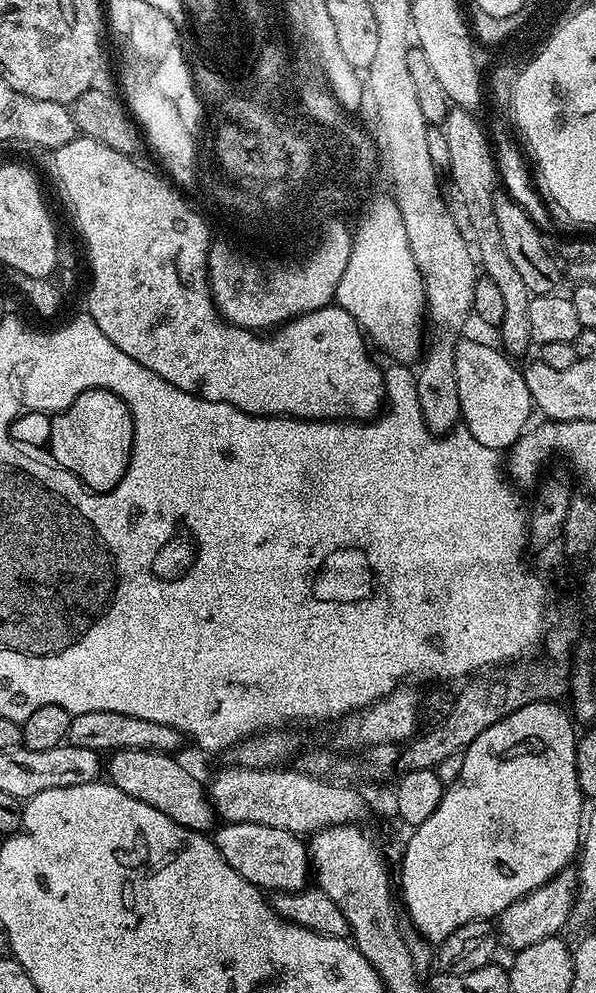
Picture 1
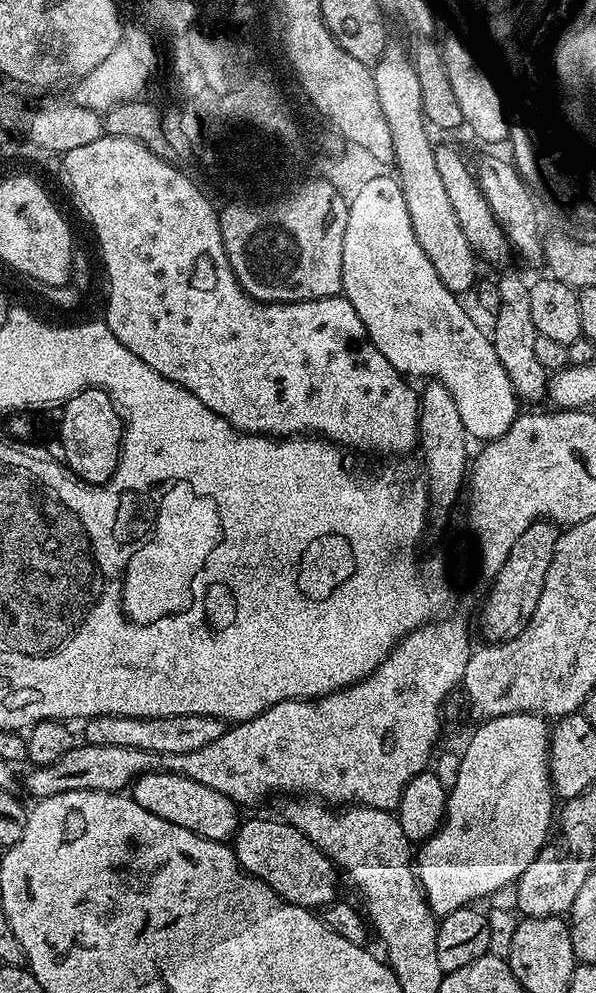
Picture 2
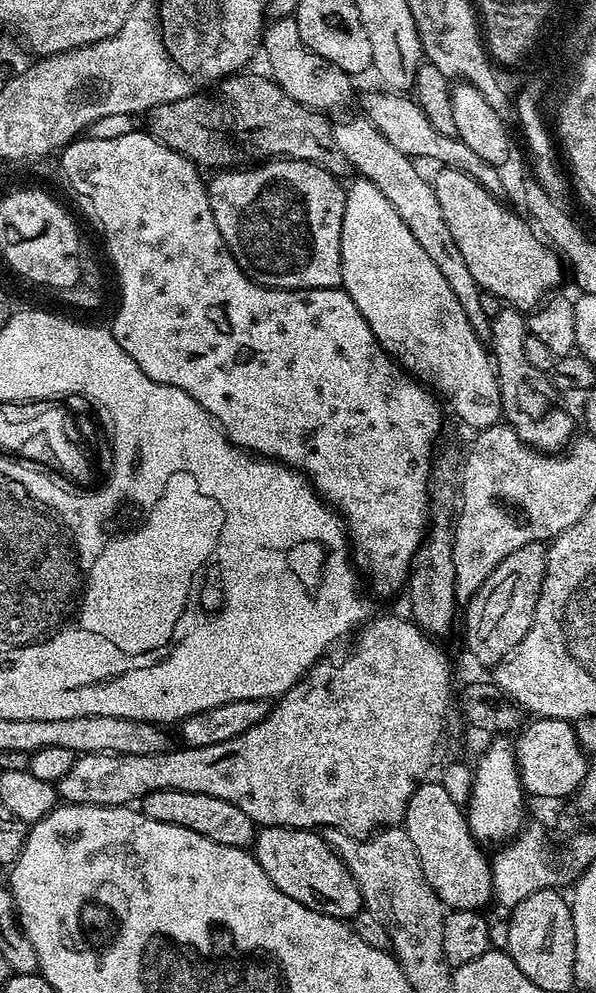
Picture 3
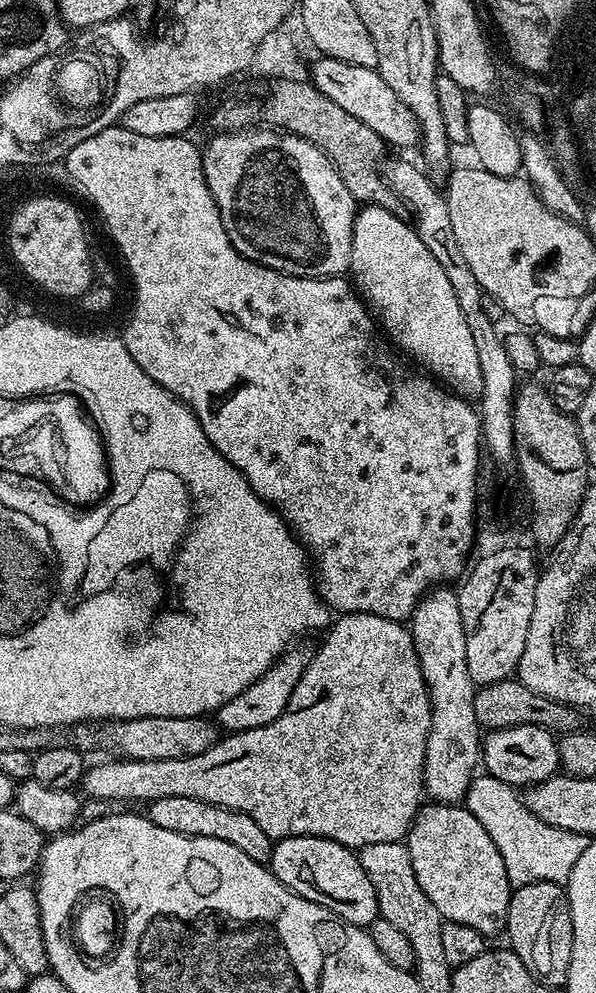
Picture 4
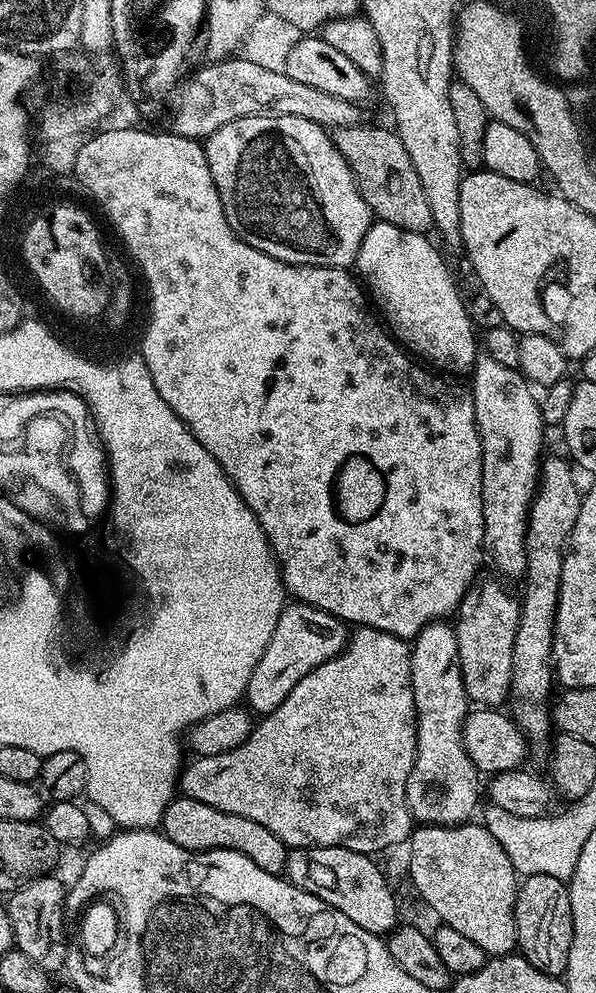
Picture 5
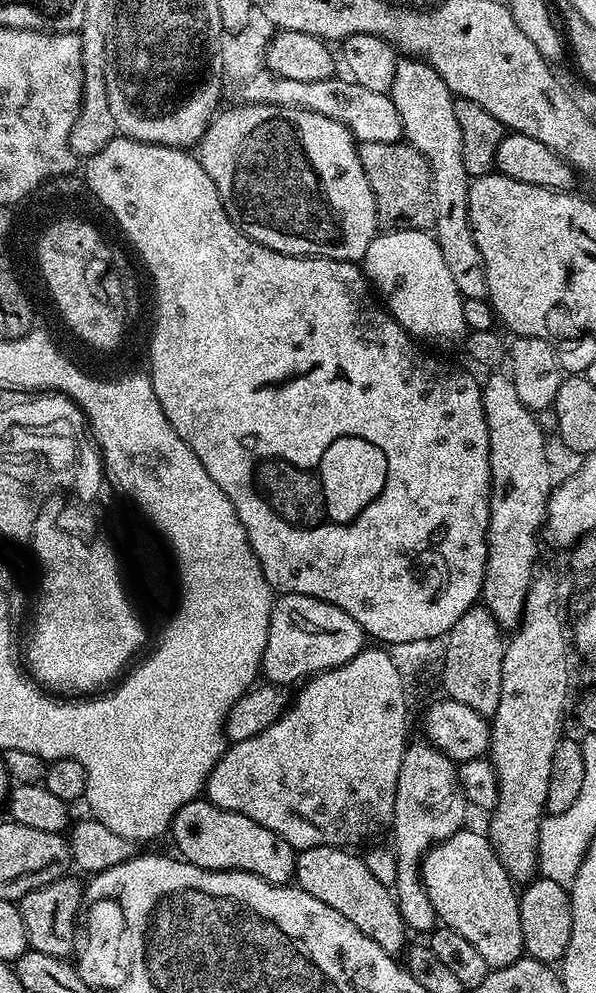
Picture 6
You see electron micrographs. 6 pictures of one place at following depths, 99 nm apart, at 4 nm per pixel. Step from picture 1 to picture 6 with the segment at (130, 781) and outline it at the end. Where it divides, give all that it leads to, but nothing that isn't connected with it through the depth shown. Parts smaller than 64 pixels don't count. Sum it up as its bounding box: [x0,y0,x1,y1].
[171,798,298,884]

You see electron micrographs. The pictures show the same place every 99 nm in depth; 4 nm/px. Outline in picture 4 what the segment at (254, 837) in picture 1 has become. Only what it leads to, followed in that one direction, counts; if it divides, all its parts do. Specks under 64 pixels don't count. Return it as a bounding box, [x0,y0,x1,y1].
[270,836,380,929]

